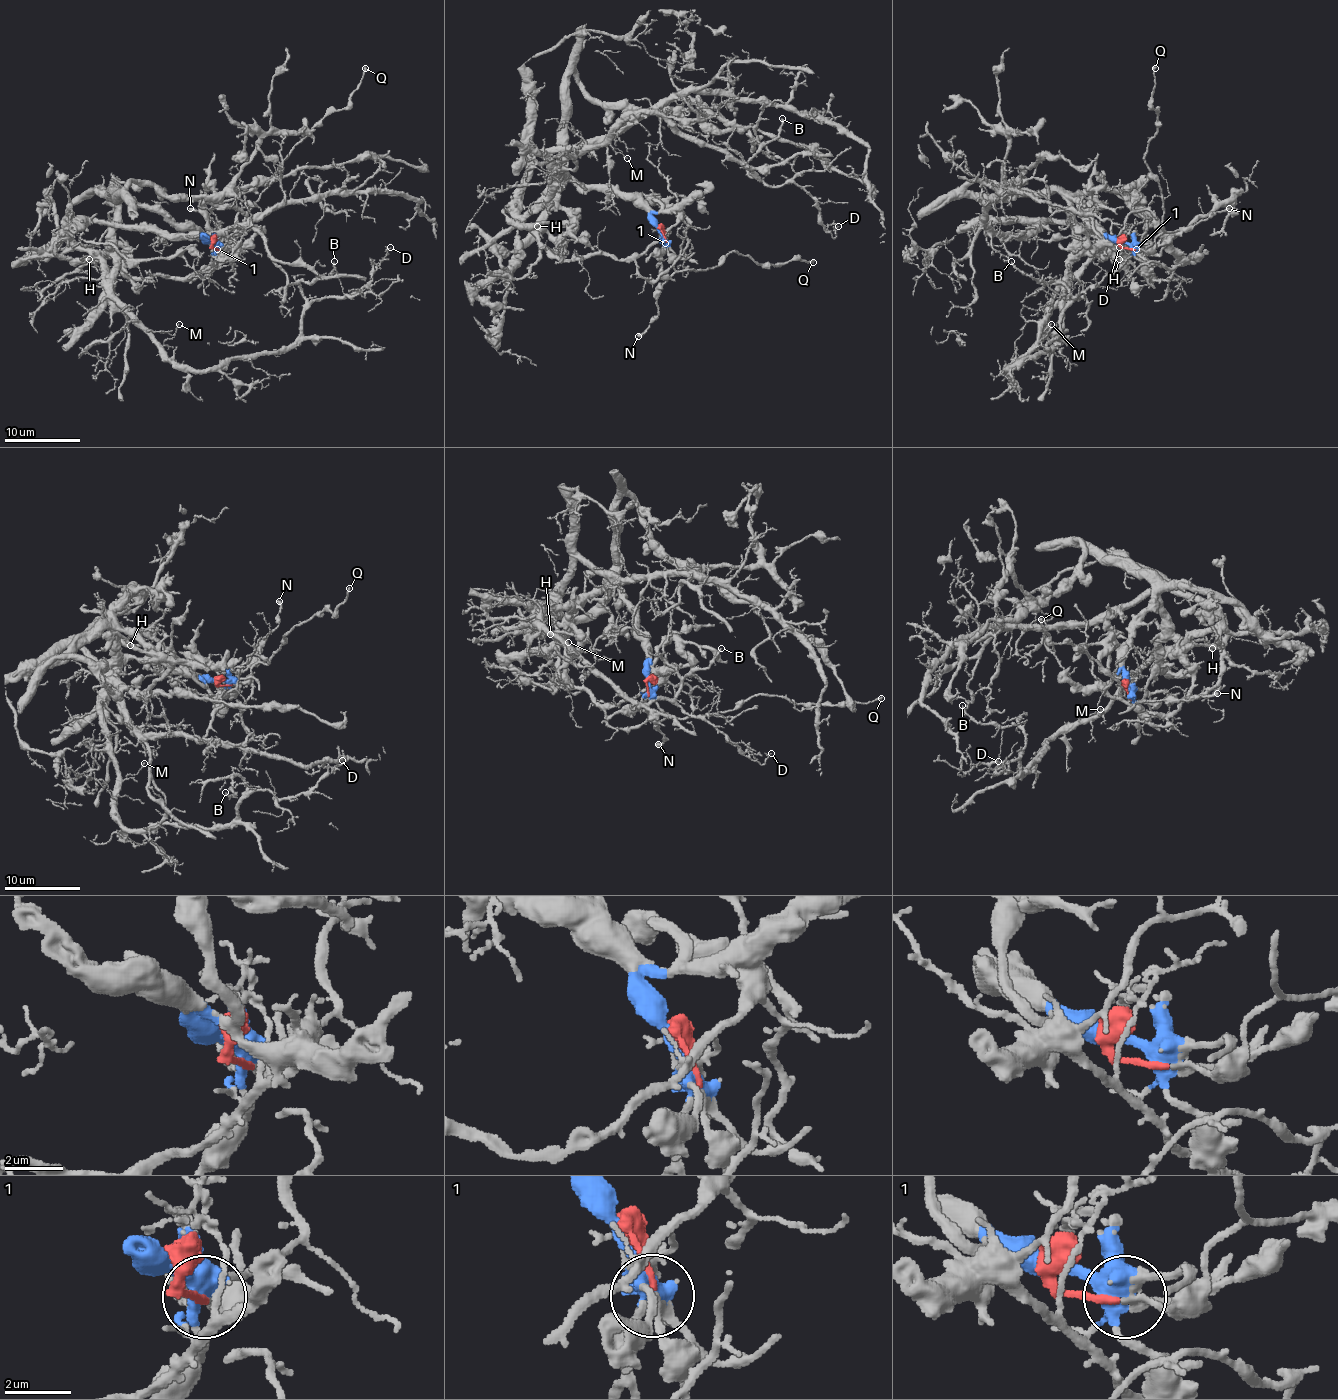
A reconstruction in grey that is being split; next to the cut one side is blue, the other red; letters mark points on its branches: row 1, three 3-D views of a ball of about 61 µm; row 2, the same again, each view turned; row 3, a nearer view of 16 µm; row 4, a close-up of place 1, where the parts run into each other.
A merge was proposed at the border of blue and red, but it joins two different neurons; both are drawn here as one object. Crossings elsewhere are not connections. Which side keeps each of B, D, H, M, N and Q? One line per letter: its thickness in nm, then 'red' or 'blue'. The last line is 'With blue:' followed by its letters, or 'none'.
B: 190 nm | blue
D: 120 nm | blue
H: 460 nm | blue
M: 110 nm | blue
N: 340 nm | red
Q: 240 nm | red
With blue: B, D, H, M

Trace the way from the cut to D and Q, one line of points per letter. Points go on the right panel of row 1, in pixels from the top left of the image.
D: (1121, 241), (1072, 201), (1068, 281), (1038, 341), (1006, 370), (1046, 353), (1076, 296), (1131, 256), (1119, 247)
Q: (1121, 241), (1123, 247), (1146, 250), (1163, 232), (1163, 194), (1144, 158), (1157, 129), (1152, 103), (1155, 67)

